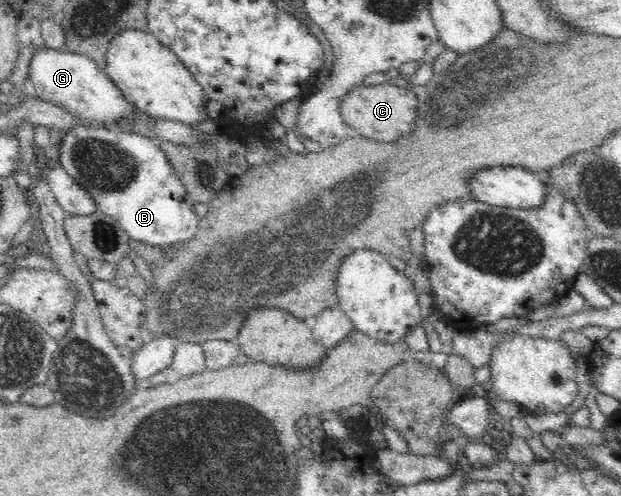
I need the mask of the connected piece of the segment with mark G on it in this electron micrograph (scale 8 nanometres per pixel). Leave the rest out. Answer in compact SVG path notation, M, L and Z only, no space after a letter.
M49 47L38 48L33 53L28 70L28 78L34 84L36 97L65 108L74 116L86 122L113 127L128 116L140 114L134 103L126 100L124 93L106 75L104 68L98 68L96 62L90 58L64 53Z

